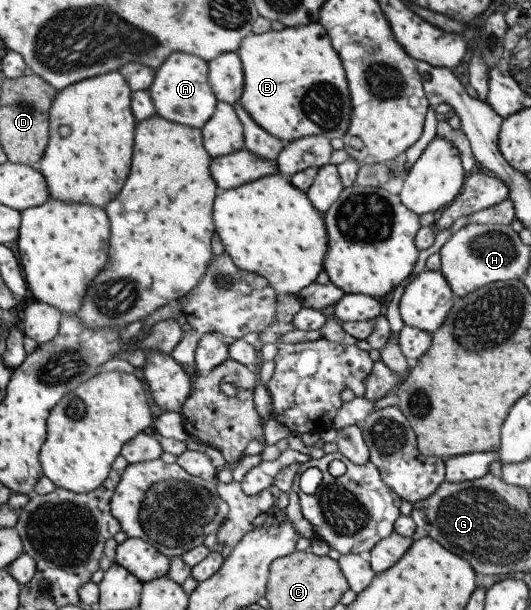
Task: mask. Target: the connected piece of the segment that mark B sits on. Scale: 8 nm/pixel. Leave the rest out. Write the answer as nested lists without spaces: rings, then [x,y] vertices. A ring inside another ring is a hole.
[[[318,22],[308,25],[298,25],[296,27],[285,27],[281,31],[268,31],[264,34],[252,34],[244,39],[243,43],[238,48],[239,56],[243,61],[245,71],[245,92],[240,99],[244,107],[250,112],[251,117],[262,127],[265,131],[268,131],[271,135],[274,135],[277,139],[284,140],[286,143],[304,137],[326,137],[326,139],[341,139],[348,129],[350,123],[351,102],[348,92],[346,81],[344,81],[344,71],[342,71],[342,65],[336,51],[332,49],[330,41],[324,31],[323,27]]]

